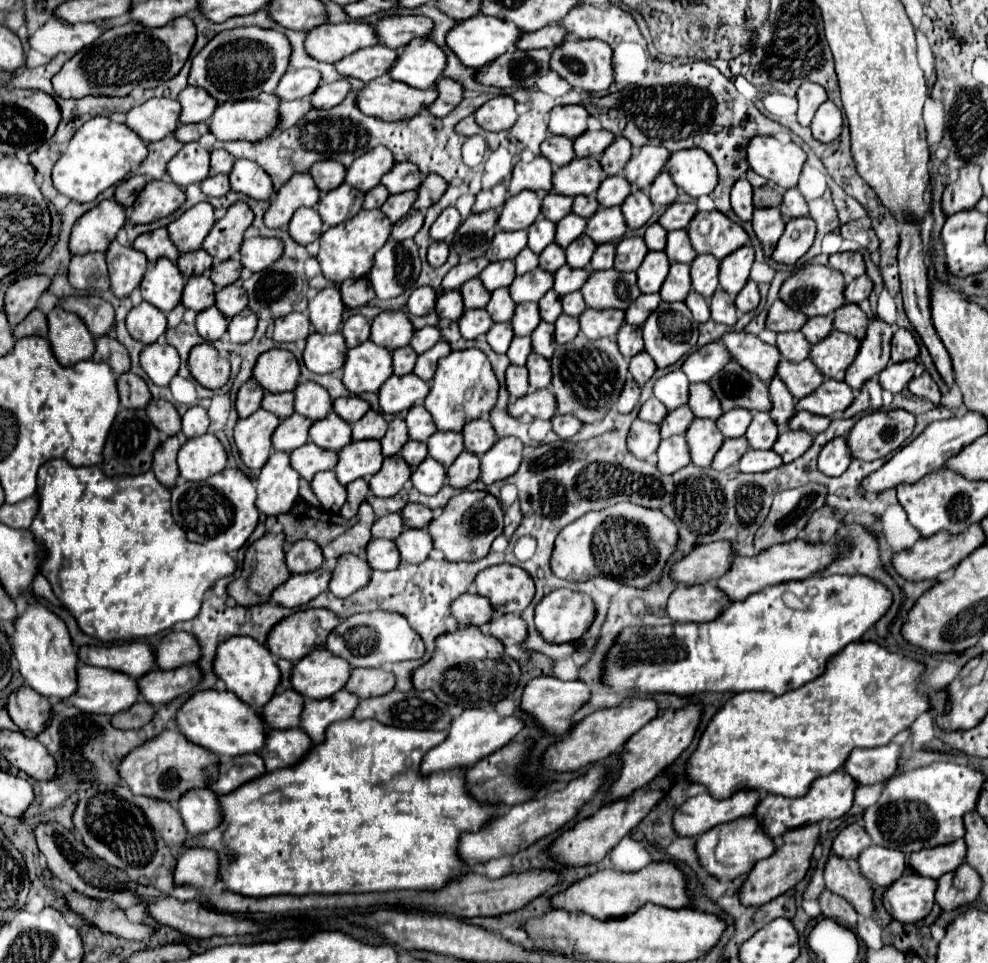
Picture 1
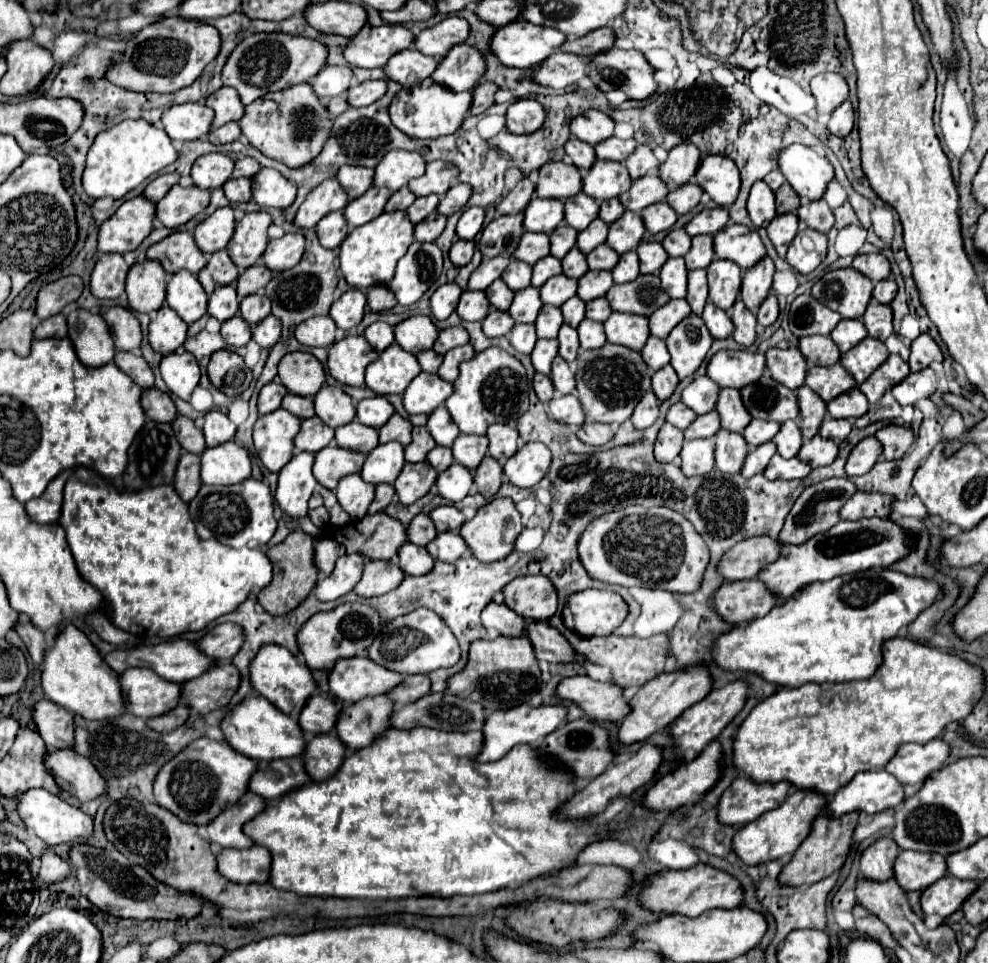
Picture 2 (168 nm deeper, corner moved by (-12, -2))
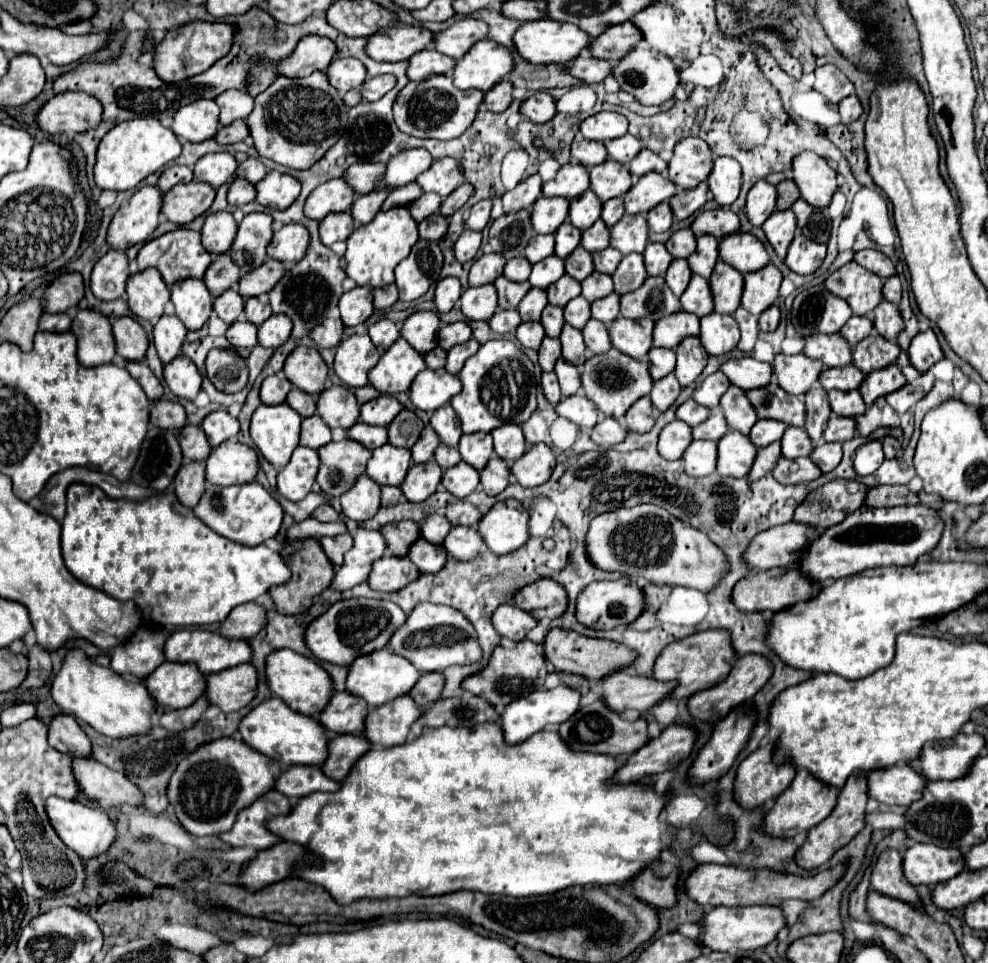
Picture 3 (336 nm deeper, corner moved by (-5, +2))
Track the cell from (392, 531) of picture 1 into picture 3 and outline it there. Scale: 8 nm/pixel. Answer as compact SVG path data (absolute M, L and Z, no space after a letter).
M433 514L425 520L425 524L421 524L421 536L433 544L443 544L445 534L449 534L451 528L451 522L443 514Z

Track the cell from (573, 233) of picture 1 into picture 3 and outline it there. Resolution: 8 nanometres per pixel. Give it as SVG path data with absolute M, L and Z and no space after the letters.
M597 220L591 228L587 228L583 232L583 240L581 246L589 252L597 252L597 250L605 250L605 246L609 246L609 228L605 226L605 222Z

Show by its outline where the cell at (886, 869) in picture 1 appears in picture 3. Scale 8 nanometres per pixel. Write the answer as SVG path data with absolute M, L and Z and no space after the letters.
M913 844L905 852L903 870L907 880L913 882L913 886L927 886L947 882L957 876L961 870L965 870L965 860L961 850Z

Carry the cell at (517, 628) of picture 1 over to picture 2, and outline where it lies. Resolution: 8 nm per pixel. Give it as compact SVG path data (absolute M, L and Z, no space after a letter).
M530 622L526 626L526 636L532 642L534 654L538 660L546 662L578 662L578 656L572 652L570 644L564 642L564 636L550 628L546 622Z

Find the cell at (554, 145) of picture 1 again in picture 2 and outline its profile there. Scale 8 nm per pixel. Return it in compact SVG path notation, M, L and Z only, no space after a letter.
M570 138L570 140L566 142L564 150L566 150L566 154L570 156L572 164L574 164L582 174L586 174L586 170L588 170L588 168L594 164L594 160L596 160L594 148L592 148L590 144L578 140L578 138Z

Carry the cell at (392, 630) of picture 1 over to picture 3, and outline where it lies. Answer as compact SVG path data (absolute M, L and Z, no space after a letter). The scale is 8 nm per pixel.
M429 602L419 604L409 614L407 622L393 634L387 650L405 656L421 672L441 672L455 664L463 666L483 660L483 650L477 642L477 632L473 630L473 624L465 618L465 614L453 610L451 606L439 606Z

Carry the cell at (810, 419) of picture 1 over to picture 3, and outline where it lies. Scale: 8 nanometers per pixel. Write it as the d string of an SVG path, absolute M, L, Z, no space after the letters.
M833 416L829 420L829 426L825 430L825 440L827 442L847 442L857 434L857 422L855 418L841 418Z

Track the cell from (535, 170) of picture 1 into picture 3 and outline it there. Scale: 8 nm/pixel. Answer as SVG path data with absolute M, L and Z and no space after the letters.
M565 164L557 176L543 184L543 196L577 198L589 188L589 170L581 164Z

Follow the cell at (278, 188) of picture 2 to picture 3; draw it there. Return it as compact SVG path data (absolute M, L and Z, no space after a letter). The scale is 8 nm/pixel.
M273 170L267 174L267 178L257 182L255 188L257 188L257 202L261 206L271 210L285 210L297 200L301 192L301 182L295 176Z

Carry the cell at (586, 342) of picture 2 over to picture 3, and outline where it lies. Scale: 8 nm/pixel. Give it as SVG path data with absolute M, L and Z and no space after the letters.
M589 320L587 326L583 328L583 338L587 344L587 350L591 350L591 354L605 354L611 348L611 338L607 332L607 326L599 320Z

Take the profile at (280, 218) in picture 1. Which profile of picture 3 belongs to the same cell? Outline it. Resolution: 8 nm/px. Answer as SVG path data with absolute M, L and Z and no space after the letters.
M335 178L317 186L309 194L305 202L305 216L313 220L321 220L327 214L347 212L353 200L355 200L355 190L347 182L343 182L343 178Z

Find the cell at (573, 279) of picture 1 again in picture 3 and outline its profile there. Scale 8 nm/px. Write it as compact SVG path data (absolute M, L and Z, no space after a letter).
M593 272L589 278L585 278L585 282L581 282L583 286L583 296L589 302L595 302L599 298L605 298L613 292L613 280L609 274L601 274L601 272Z

